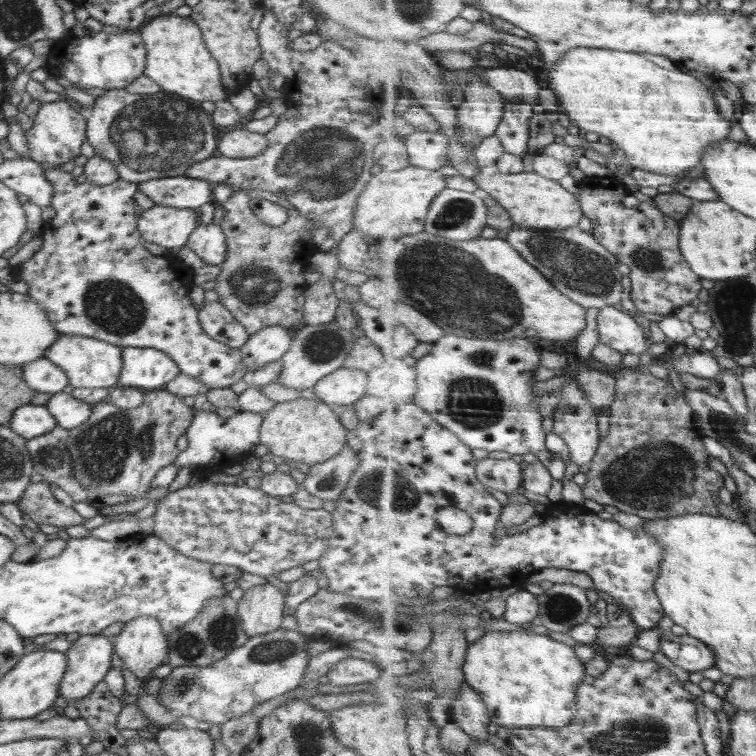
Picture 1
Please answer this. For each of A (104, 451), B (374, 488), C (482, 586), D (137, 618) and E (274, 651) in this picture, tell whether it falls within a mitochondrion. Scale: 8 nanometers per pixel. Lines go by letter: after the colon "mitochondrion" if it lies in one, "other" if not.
A: mitochondrion
B: mitochondrion
C: other
D: other
E: mitochondrion

